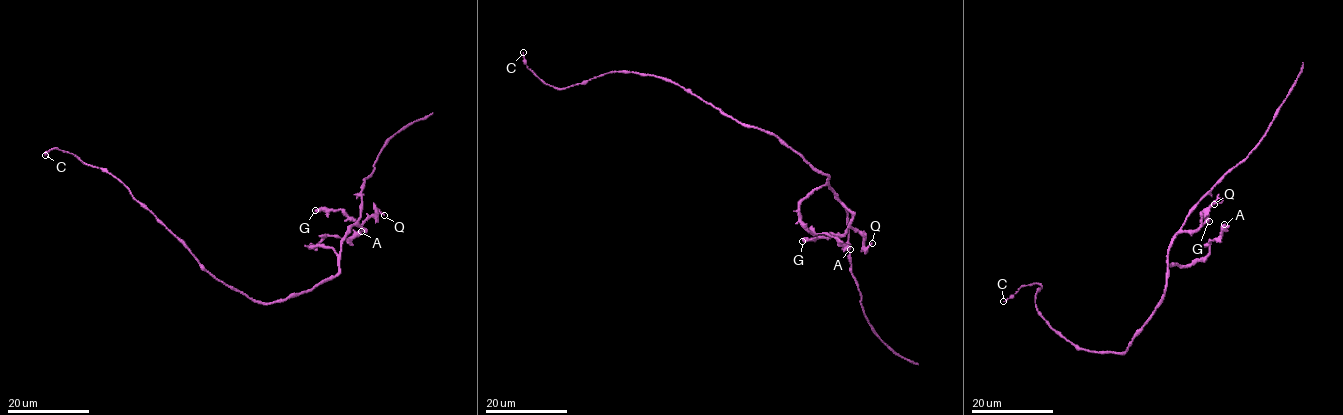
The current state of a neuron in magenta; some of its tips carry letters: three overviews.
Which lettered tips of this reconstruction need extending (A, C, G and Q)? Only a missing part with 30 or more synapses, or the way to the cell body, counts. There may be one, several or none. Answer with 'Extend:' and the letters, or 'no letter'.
Extend: no letter

